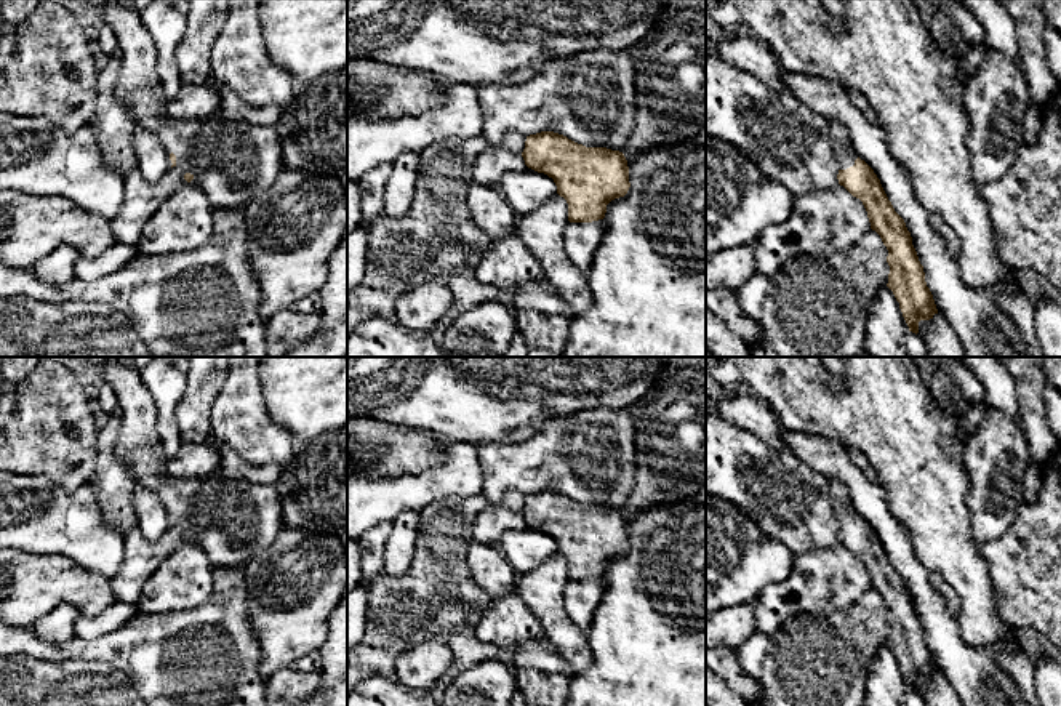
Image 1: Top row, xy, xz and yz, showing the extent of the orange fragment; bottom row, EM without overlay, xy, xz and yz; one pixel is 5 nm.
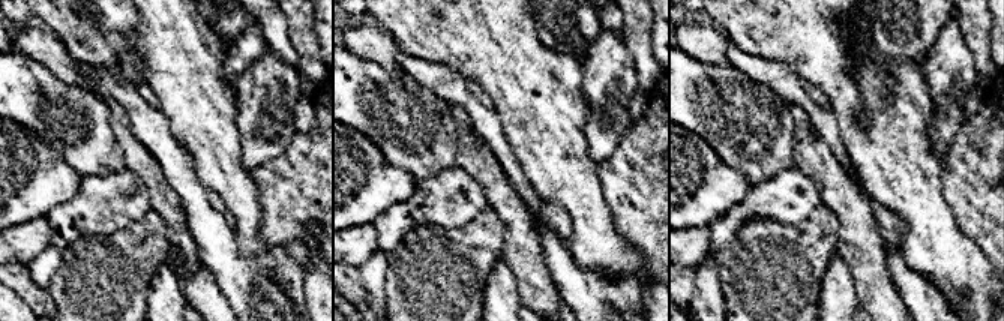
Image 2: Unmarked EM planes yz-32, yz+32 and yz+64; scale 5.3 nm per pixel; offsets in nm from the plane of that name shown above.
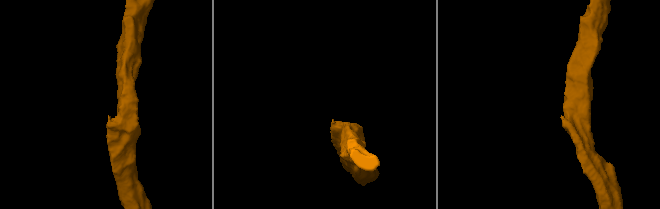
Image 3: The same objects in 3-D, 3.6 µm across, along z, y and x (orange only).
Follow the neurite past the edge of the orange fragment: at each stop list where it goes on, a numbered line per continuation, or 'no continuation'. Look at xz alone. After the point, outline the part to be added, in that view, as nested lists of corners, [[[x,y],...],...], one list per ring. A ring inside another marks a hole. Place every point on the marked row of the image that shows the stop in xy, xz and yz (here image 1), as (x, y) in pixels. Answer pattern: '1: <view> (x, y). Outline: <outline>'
no continuation

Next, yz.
1: yz (845, 156). Outline: [[[835,118],[827,120],[829,120],[829,136],[834,147],[837,166],[839,170],[847,170],[855,165],[855,160],[859,155],[855,152],[851,146],[847,126]]]

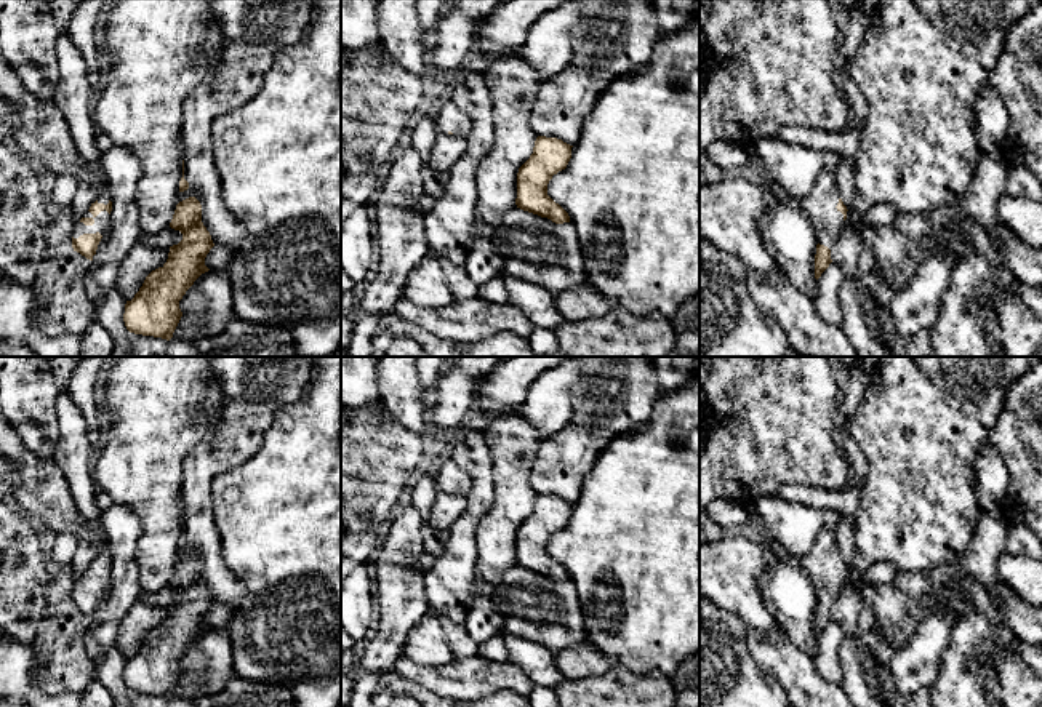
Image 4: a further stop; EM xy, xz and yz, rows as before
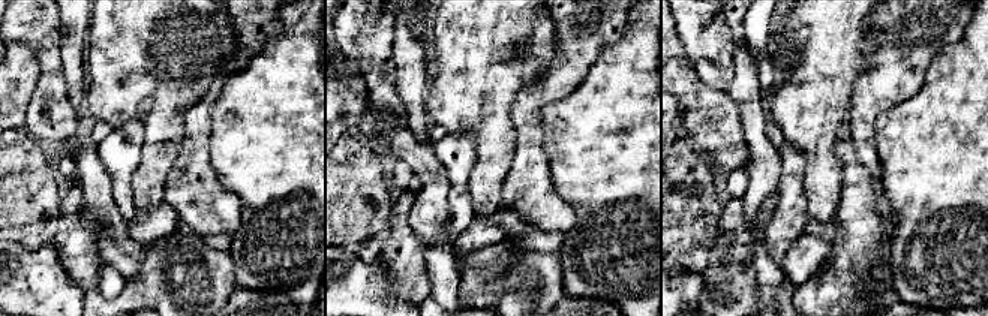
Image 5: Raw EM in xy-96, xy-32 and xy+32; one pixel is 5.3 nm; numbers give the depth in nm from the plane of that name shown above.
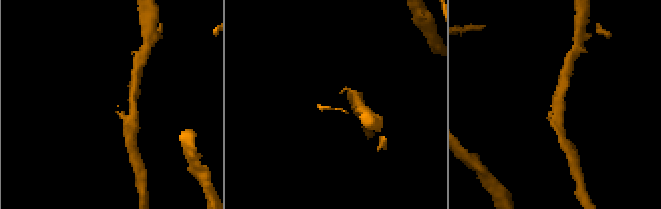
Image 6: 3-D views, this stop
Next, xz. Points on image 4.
1: xz (447, 117). Outline: [[[448,99],[434,106],[432,115],[435,128],[443,133],[451,131],[455,136],[466,138],[472,130],[469,115]]]

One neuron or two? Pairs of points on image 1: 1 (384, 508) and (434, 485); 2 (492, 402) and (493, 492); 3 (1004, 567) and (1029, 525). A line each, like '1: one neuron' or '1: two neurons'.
1: one neuron
2: two neurons
3: one neuron

